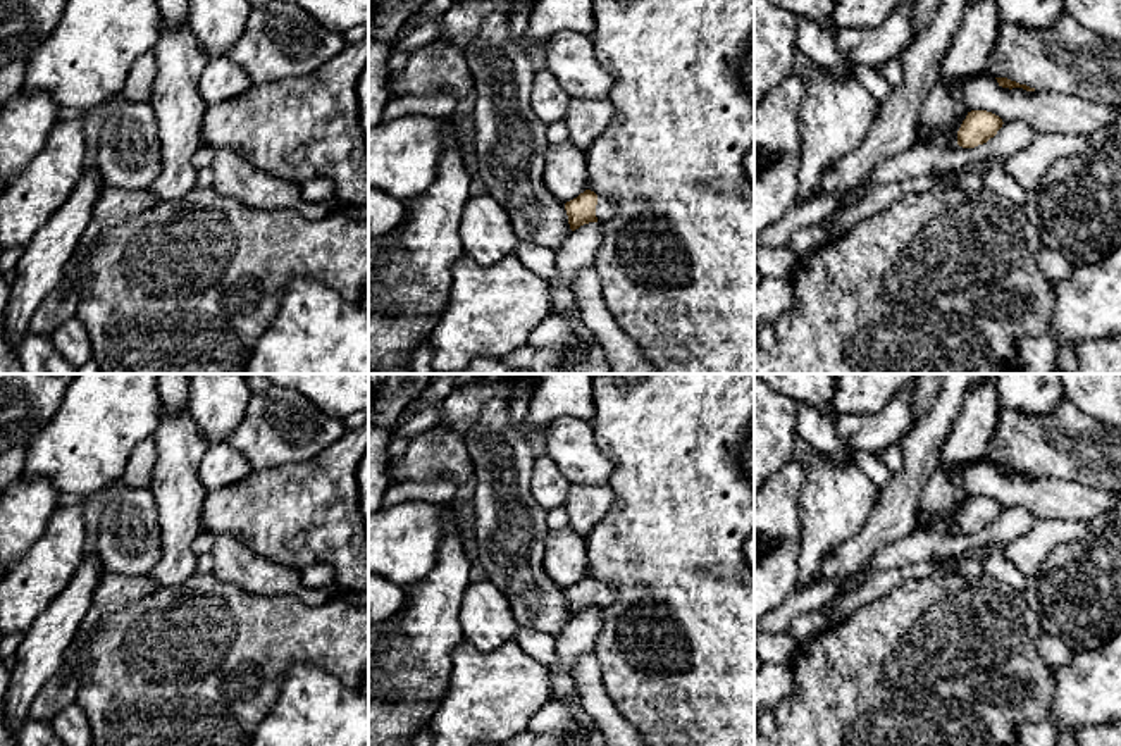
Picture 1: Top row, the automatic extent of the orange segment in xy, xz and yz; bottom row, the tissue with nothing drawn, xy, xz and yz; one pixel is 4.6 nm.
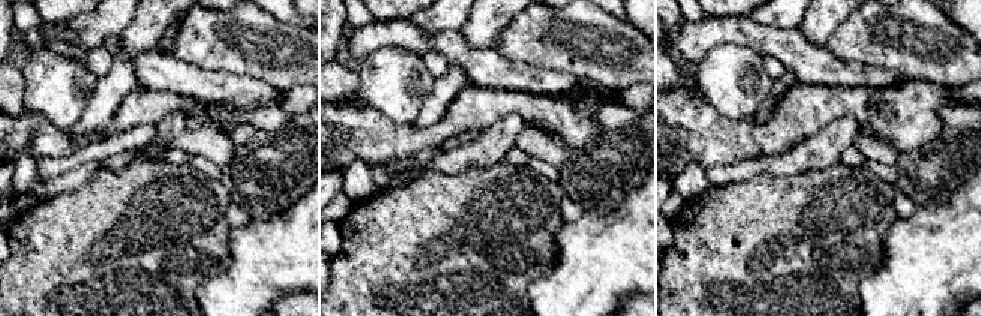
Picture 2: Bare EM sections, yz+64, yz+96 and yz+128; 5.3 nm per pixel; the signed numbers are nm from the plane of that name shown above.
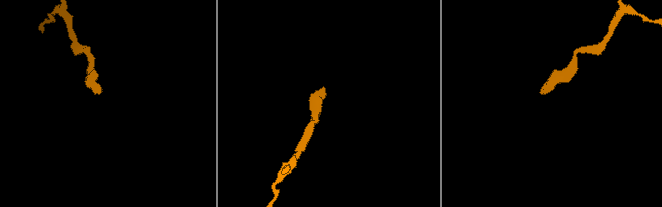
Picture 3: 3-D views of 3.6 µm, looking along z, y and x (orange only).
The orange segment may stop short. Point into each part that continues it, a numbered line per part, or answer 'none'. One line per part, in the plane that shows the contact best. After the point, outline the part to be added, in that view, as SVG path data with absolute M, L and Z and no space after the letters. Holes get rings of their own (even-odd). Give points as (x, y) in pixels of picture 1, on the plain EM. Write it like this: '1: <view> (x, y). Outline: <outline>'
1: xz (606, 593). Outline: M598 581L596 603L598 606L611 605L616 598L616 589L608 581Z

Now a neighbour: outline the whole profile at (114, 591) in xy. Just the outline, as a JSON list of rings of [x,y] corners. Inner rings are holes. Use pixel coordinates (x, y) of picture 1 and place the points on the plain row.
[[[103,570],[91,596],[91,605],[79,625],[77,636],[86,636],[93,625],[126,605],[153,593],[158,584],[148,575],[127,575]]]

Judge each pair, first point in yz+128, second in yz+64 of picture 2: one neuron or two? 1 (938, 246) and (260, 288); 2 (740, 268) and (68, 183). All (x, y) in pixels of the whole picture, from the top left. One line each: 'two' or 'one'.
1: one
2: two

